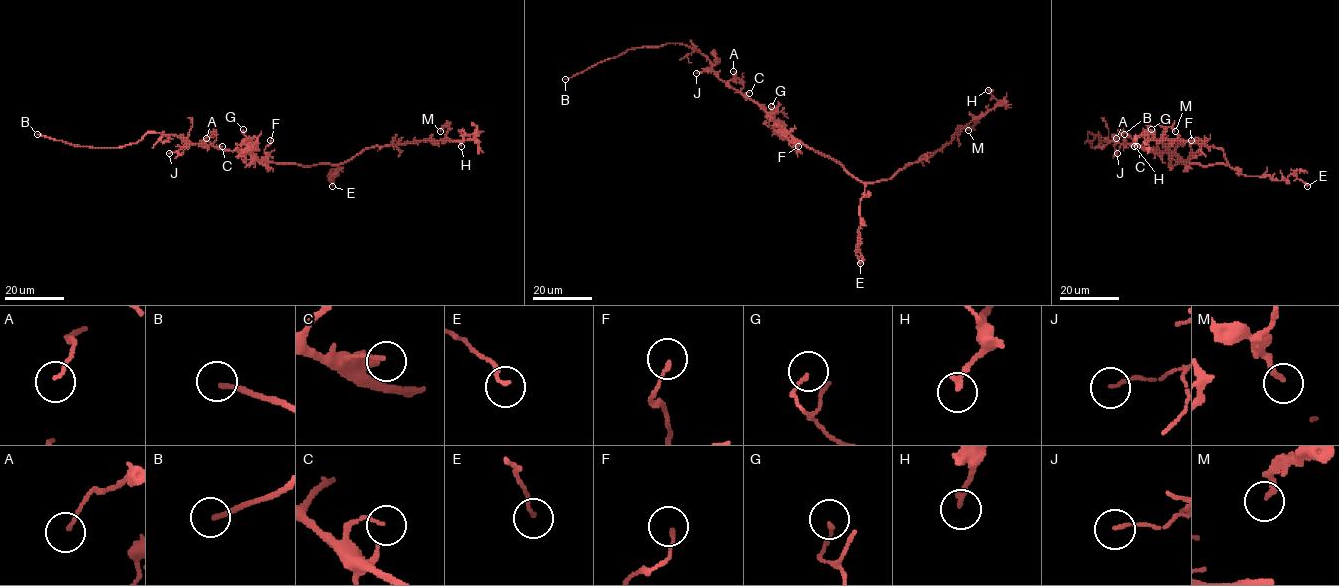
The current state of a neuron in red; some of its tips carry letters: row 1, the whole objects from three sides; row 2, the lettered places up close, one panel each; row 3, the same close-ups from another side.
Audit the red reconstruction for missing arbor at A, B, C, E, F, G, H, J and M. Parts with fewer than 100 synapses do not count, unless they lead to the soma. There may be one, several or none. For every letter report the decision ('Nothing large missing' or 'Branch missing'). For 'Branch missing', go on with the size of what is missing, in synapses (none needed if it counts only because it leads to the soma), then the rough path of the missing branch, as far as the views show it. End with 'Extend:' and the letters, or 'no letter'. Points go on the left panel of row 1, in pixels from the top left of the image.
A: Nothing large missing
B: Branch missing. Course of what is missing: (37, 134), (23, 138), (16, 147)
C: Nothing large missing
E: Nothing large missing
F: Nothing large missing
G: Nothing large missing
H: Nothing large missing
J: Nothing large missing
M: Nothing large missing
Extend: B

